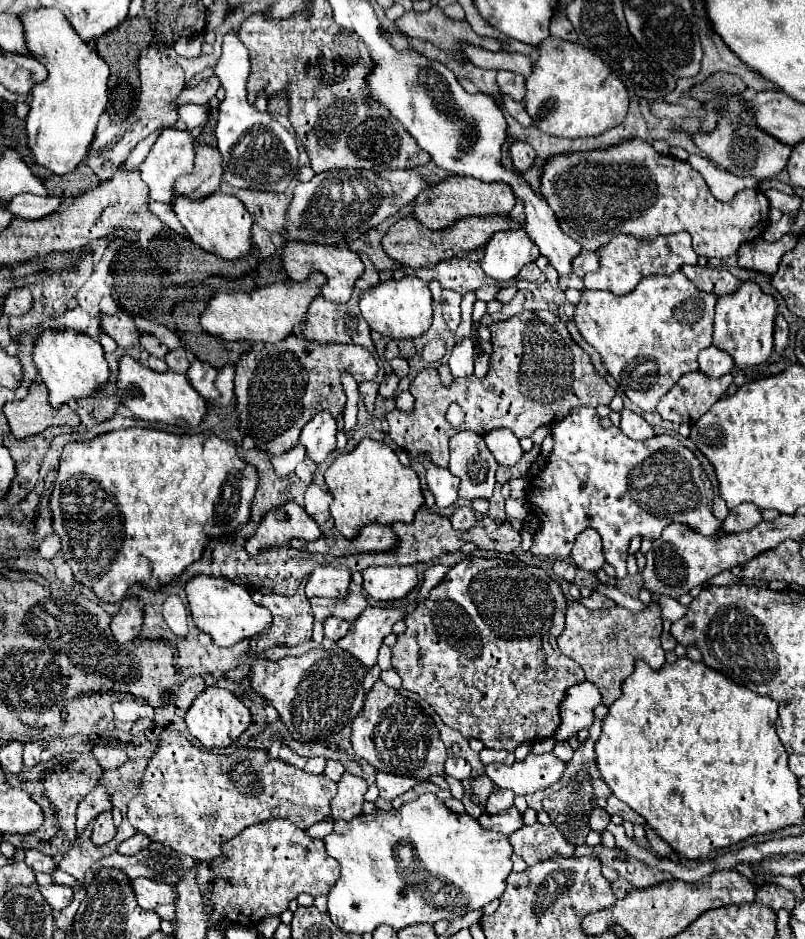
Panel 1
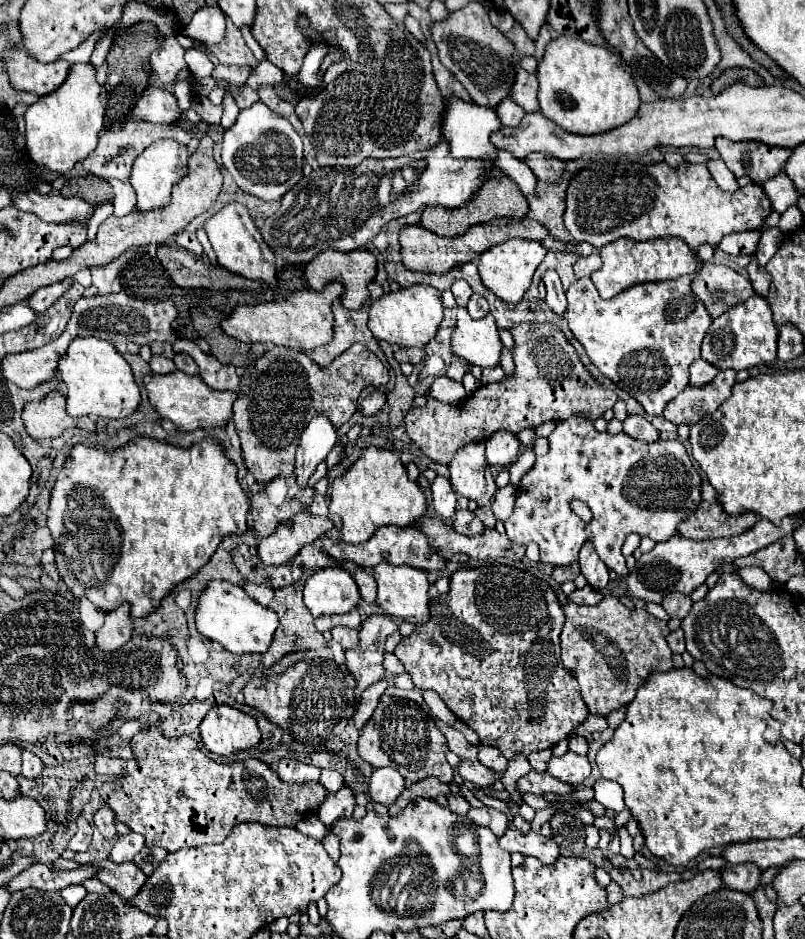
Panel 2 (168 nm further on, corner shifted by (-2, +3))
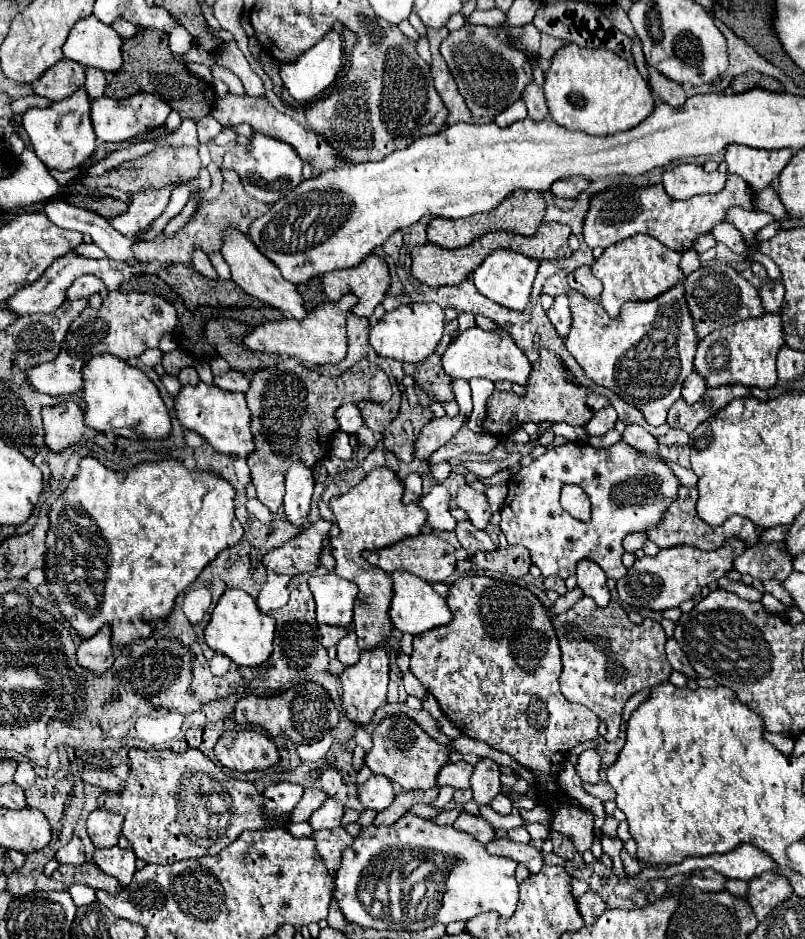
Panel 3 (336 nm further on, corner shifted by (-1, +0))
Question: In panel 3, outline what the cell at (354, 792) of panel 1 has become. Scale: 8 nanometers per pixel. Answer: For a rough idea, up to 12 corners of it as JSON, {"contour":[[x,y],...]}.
{"contour":[[328,798],[312,816],[314,832],[340,826],[344,806]]}

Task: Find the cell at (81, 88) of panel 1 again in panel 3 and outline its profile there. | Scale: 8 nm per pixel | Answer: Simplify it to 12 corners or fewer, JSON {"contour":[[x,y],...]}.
{"contour":[[84,90],[22,124],[48,168],[78,168],[96,148]]}

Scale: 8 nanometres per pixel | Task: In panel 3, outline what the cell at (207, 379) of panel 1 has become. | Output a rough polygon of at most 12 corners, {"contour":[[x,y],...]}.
{"contour":[[230,370],[216,376],[218,388],[228,392],[246,392],[250,378]]}

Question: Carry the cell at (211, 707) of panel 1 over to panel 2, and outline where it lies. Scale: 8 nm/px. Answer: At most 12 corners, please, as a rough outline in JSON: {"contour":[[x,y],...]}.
{"contour":[[211,707],[199,731],[205,749],[233,755],[261,737],[255,717]]}

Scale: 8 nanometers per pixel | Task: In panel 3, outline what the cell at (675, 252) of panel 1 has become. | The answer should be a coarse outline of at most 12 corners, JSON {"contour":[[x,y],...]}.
{"contour":[[646,234],[608,246],[592,266],[602,308],[654,300],[686,276],[680,252]]}

